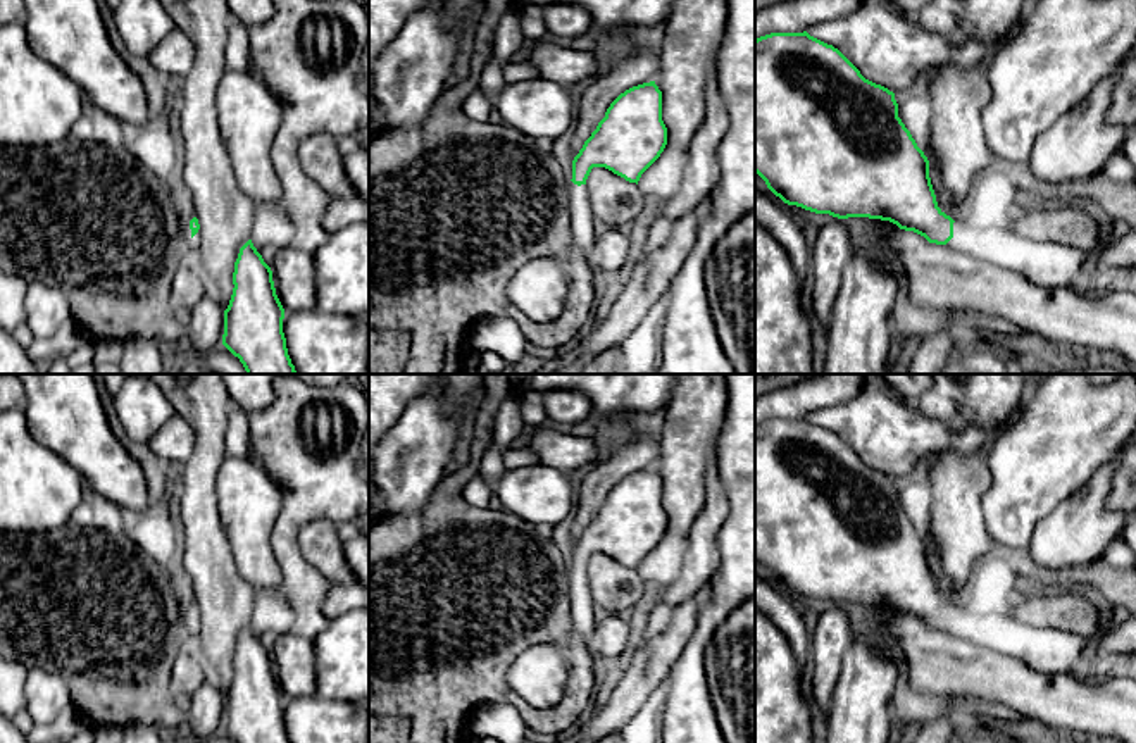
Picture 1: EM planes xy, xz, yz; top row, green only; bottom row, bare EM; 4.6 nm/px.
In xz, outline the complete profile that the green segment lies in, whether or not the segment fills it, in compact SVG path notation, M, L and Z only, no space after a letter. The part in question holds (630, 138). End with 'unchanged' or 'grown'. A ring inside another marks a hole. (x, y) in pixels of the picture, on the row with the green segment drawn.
M650 81L621 93L574 157L569 183L571 250L588 265L595 265L598 234L586 191L591 169L605 167L638 184L641 174L660 157L665 145L662 91L655 81Z; grown

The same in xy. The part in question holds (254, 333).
M248 240L238 253L233 295L224 310L222 345L240 359L247 374L298 374L283 333L284 309L272 271Z; unchanged

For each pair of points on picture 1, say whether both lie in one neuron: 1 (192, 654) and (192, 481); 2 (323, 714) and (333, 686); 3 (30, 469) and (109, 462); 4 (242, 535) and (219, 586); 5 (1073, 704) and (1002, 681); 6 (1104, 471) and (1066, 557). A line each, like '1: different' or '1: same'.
1: different
2: different
3: different
4: different
5: same
6: same

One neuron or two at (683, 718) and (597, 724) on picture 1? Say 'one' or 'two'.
two

